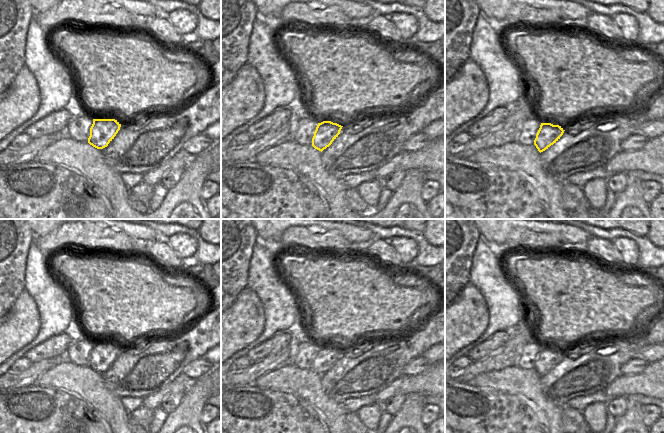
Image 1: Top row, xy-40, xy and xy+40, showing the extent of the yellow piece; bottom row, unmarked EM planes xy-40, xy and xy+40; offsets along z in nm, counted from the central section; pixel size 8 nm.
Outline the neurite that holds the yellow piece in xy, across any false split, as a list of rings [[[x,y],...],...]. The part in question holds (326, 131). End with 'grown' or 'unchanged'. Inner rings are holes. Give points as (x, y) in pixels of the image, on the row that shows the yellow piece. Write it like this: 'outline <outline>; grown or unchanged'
outline [[[331,121],[318,123],[312,138],[312,146],[322,152],[338,137],[342,127],[343,126]]]; unchanged

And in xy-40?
outline [[[93,119],[88,143],[97,149],[103,149],[114,139],[121,124],[115,119]]]; unchanged

